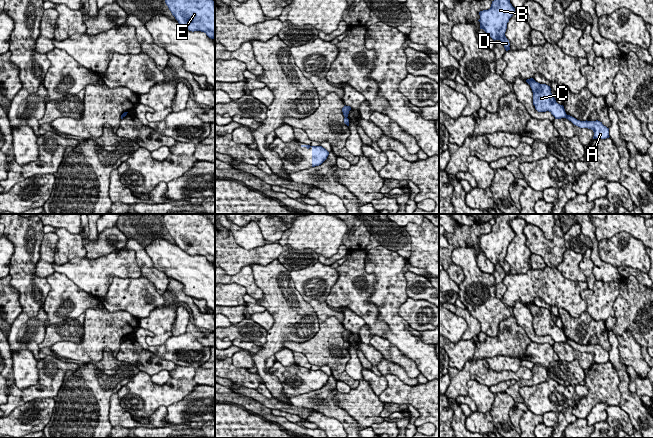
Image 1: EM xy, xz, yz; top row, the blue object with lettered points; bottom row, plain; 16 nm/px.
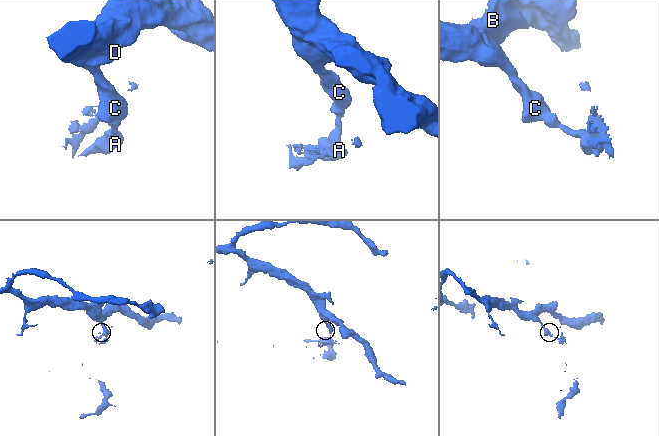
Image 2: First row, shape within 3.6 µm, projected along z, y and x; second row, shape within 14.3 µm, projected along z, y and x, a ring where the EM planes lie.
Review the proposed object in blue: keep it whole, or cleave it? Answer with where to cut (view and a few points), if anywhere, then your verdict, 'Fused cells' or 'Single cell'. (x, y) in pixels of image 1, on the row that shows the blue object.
Split along yz (567, 115), (565, 117). Fused cells

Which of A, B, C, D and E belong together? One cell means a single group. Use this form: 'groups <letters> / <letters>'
groups A / B C D E

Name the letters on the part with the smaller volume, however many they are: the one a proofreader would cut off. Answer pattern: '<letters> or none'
A

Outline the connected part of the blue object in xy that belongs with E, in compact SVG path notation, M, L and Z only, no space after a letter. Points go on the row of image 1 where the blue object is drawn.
M165 0L165 3L179 24L189 31L201 31L215 39L213 0Z

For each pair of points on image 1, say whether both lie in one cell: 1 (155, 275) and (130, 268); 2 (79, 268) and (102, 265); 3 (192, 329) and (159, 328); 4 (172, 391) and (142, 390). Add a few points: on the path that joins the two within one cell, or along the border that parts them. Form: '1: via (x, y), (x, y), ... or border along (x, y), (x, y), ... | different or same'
1: border along (131, 249), (135, 253), (141, 276) | different
2: via (85, 268), (96, 268) | same
3: border along (172, 335), (162, 343), (151, 346) | different
4: via (165, 391), (149, 391) | same

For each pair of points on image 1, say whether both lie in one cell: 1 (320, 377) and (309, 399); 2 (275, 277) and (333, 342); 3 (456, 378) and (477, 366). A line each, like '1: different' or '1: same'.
1: different
2: different
3: same

